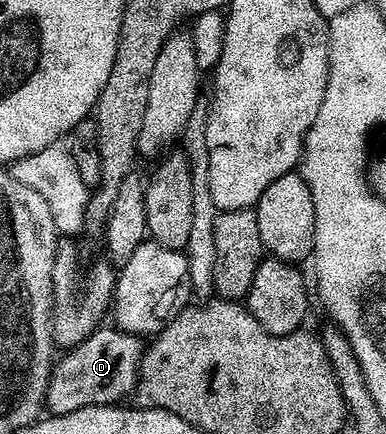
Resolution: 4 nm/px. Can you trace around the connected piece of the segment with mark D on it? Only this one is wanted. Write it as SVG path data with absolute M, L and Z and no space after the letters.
M100 327L75 349L63 352L62 358L53 362L50 382L46 388L45 408L53 416L80 411L85 405L115 405L121 397L129 398L138 384L138 362L142 359L144 345L135 334L123 333L117 327Z

